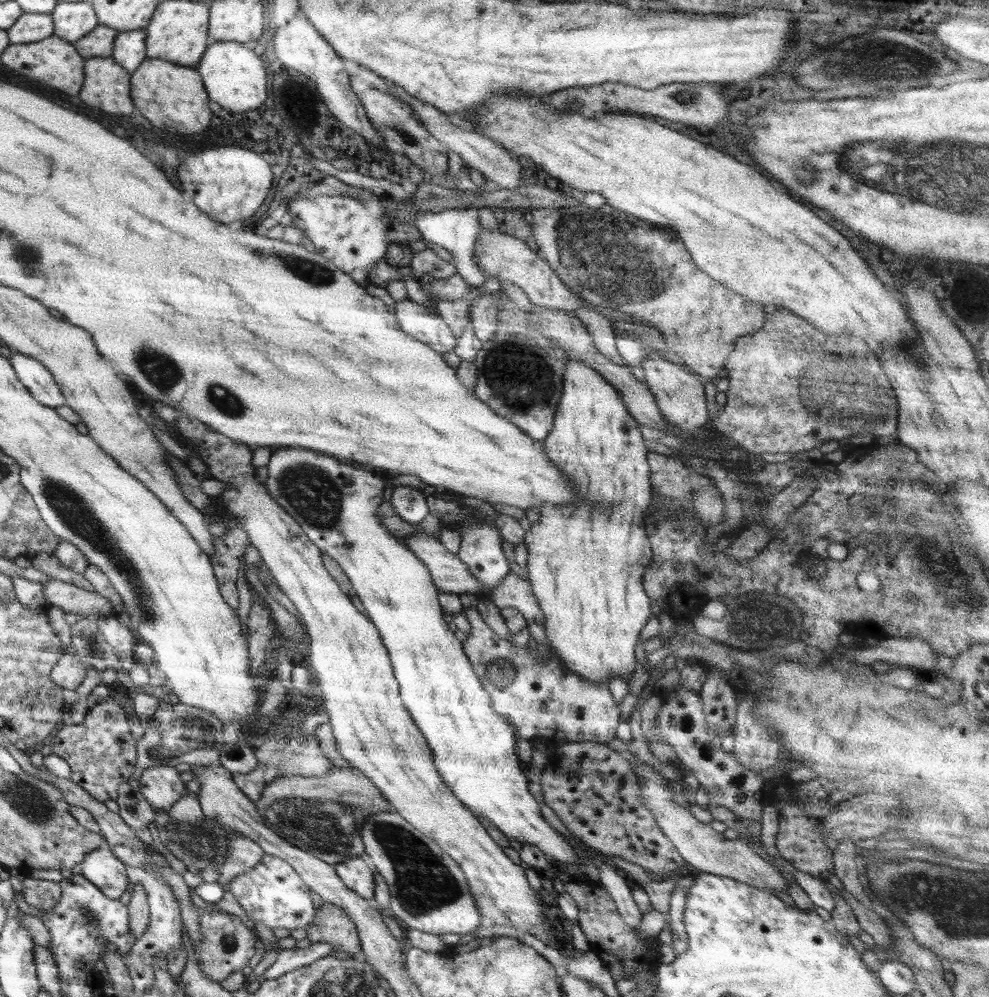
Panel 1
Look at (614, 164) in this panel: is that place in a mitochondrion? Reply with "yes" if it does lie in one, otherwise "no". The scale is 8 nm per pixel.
no

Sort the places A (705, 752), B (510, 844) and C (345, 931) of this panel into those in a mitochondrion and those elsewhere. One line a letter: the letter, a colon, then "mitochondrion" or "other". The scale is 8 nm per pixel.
A: other
B: other
C: other

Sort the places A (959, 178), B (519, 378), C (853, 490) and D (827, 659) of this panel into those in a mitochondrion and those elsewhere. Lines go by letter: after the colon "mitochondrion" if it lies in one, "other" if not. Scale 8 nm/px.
A: mitochondrion
B: mitochondrion
C: other
D: other

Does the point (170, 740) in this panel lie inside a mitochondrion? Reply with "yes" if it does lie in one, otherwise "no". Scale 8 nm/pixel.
yes

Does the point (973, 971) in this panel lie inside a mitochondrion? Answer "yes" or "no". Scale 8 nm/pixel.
no

